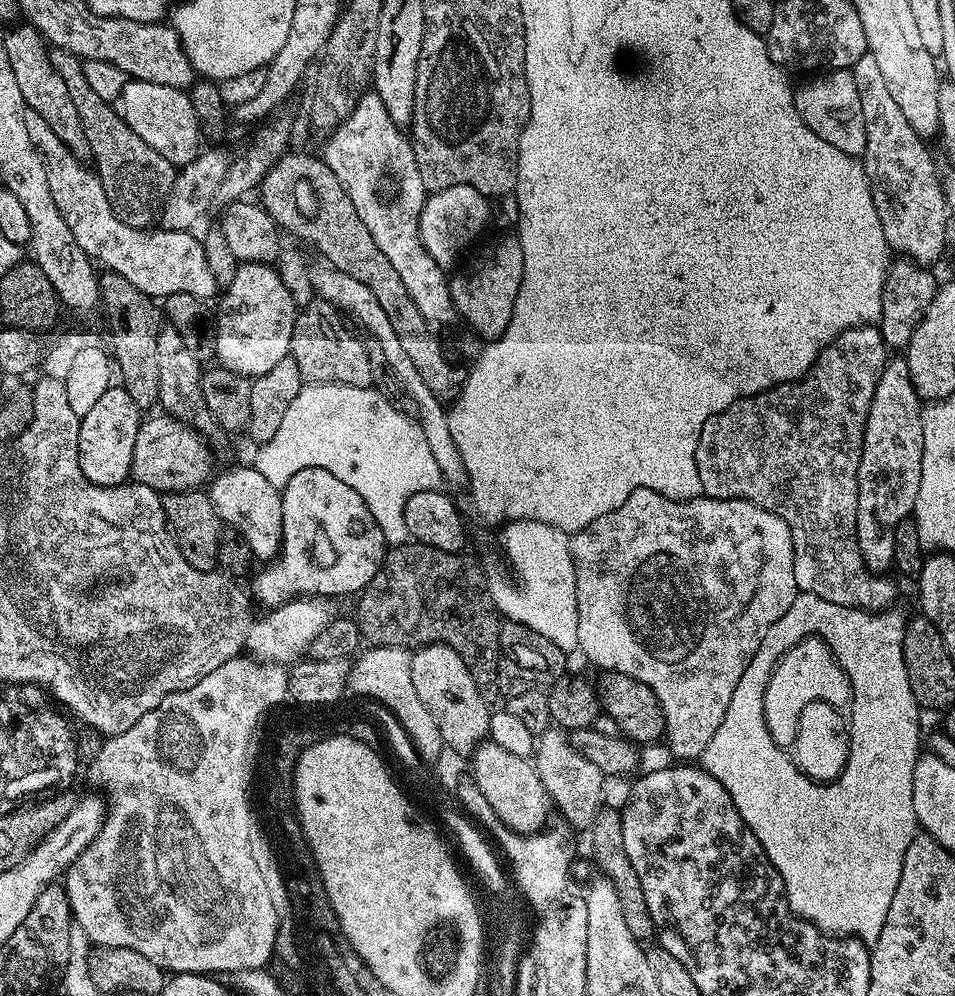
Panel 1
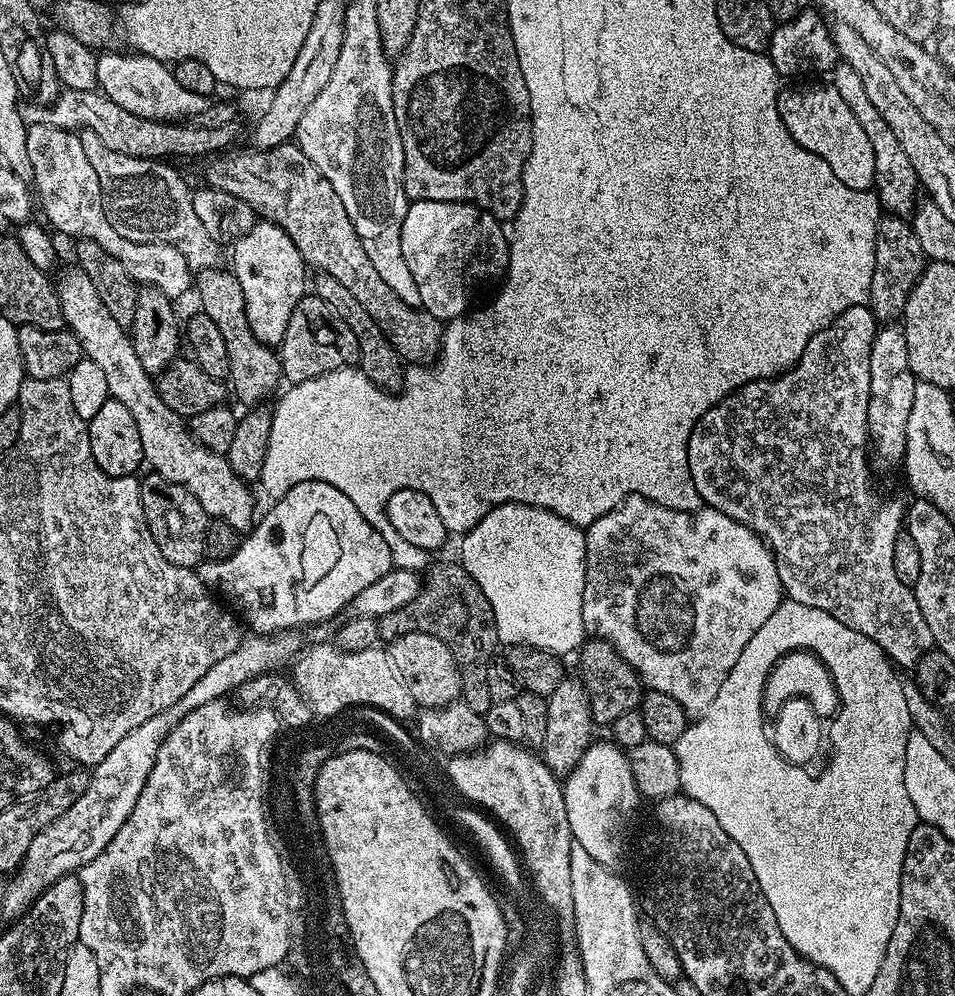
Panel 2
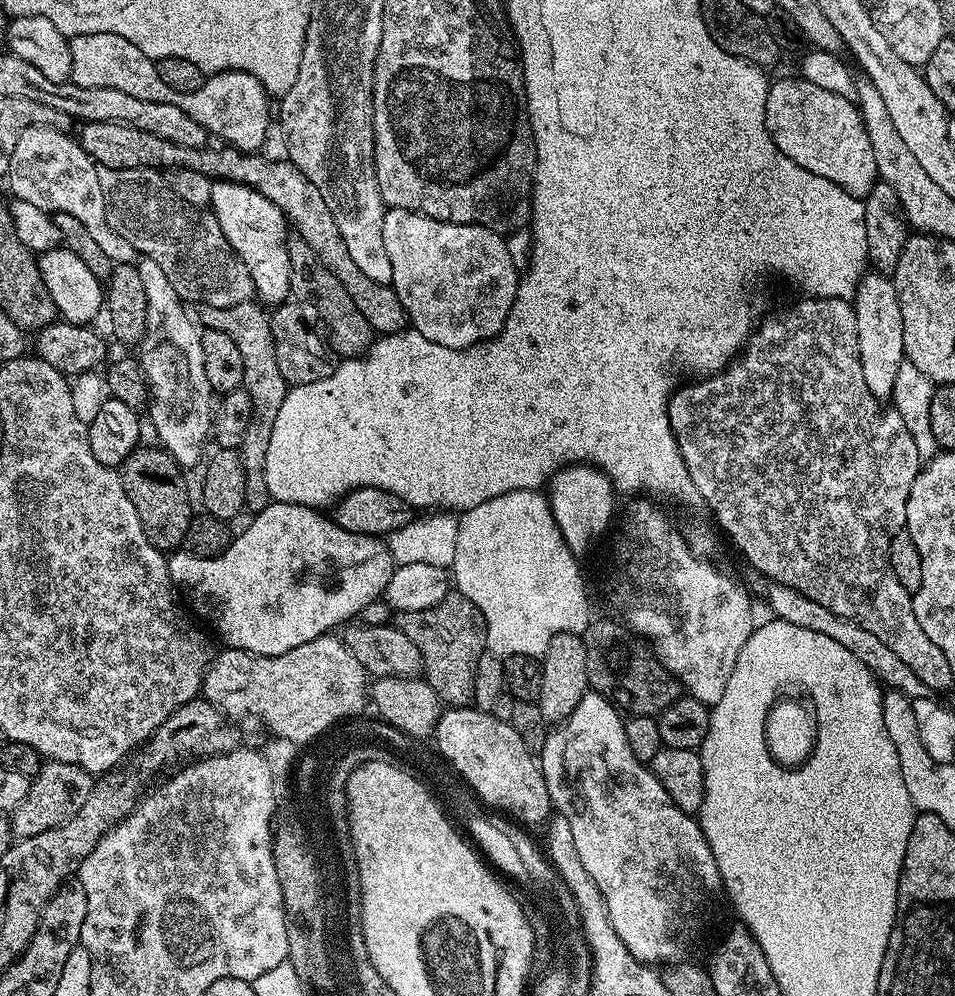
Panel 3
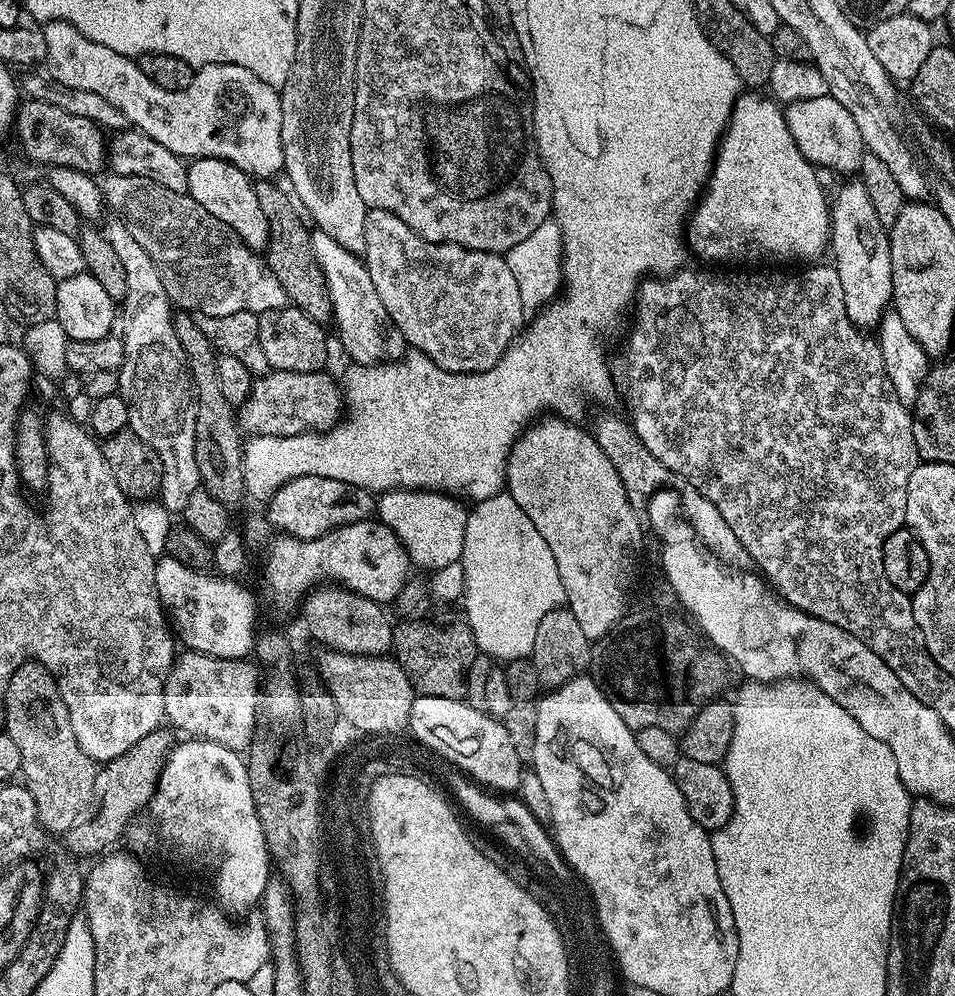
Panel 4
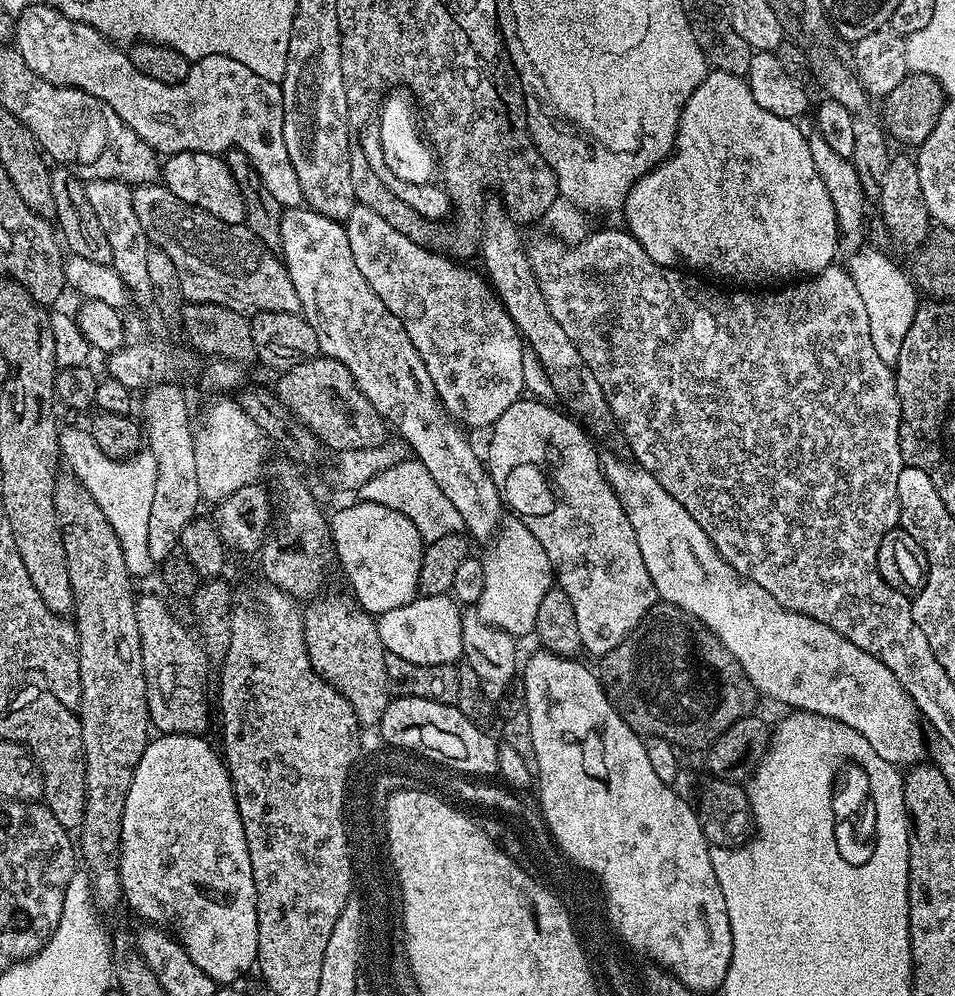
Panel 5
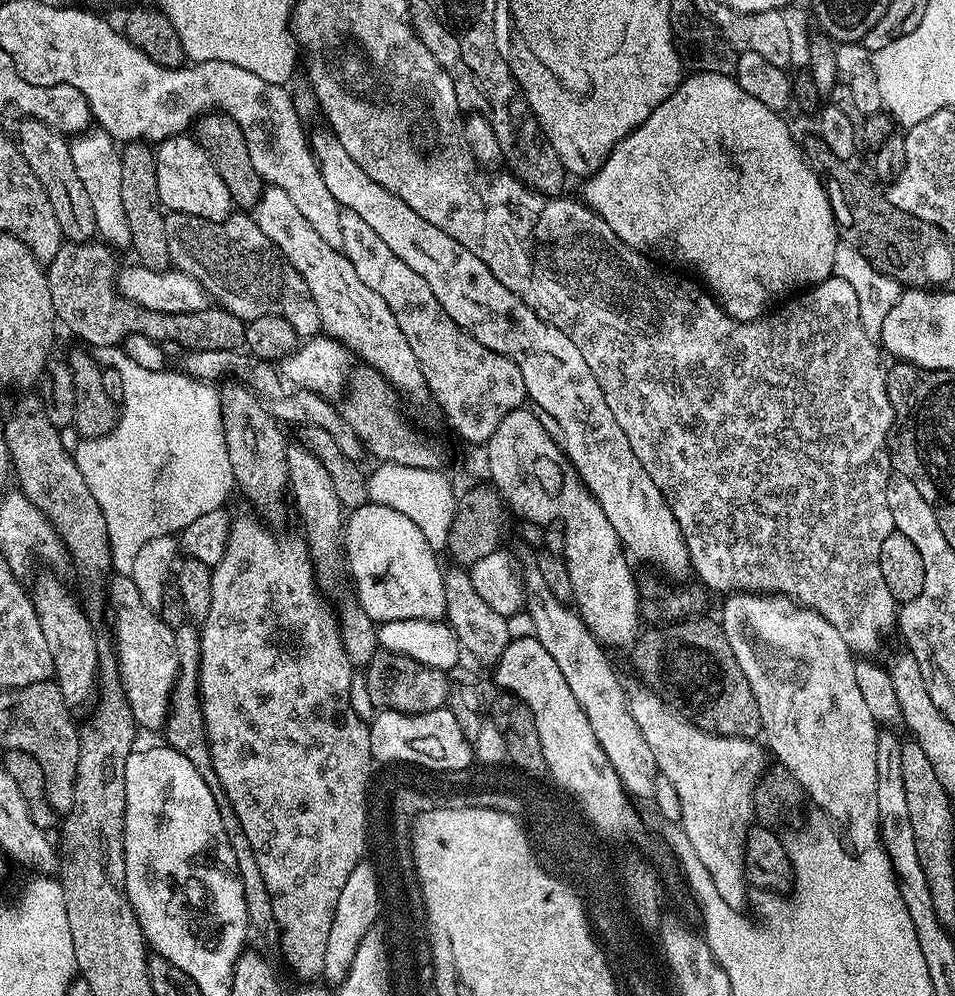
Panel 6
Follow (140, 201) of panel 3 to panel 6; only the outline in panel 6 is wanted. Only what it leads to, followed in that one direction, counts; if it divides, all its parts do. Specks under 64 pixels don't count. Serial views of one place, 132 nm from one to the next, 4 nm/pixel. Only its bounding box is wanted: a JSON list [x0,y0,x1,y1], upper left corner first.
[164,212,321,338]

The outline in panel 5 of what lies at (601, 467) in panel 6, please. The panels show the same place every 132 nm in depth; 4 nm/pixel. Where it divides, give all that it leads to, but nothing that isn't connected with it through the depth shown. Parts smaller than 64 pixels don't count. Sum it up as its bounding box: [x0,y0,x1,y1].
[602,455,926,767]

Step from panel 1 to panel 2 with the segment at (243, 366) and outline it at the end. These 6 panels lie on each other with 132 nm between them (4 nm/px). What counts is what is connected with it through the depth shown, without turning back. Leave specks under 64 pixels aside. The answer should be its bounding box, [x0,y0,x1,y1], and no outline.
[230,218,306,346]

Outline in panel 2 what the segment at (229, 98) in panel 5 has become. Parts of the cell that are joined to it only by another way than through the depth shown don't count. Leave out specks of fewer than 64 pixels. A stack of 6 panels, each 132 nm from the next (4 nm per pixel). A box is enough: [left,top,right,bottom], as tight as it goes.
[96,50,209,122]

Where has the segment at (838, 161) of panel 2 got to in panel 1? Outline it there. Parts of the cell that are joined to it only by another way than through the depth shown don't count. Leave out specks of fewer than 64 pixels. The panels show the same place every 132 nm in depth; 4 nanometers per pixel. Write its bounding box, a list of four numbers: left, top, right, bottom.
[795,68,866,157]

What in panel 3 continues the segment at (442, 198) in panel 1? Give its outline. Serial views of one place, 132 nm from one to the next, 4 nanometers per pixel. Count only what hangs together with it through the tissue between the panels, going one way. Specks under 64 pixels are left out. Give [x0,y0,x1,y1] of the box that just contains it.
[382,208,521,348]

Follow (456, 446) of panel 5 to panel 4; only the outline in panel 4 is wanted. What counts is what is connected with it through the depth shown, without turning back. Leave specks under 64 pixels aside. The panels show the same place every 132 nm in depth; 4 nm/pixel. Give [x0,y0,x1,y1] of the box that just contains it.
[311,230,406,365]

